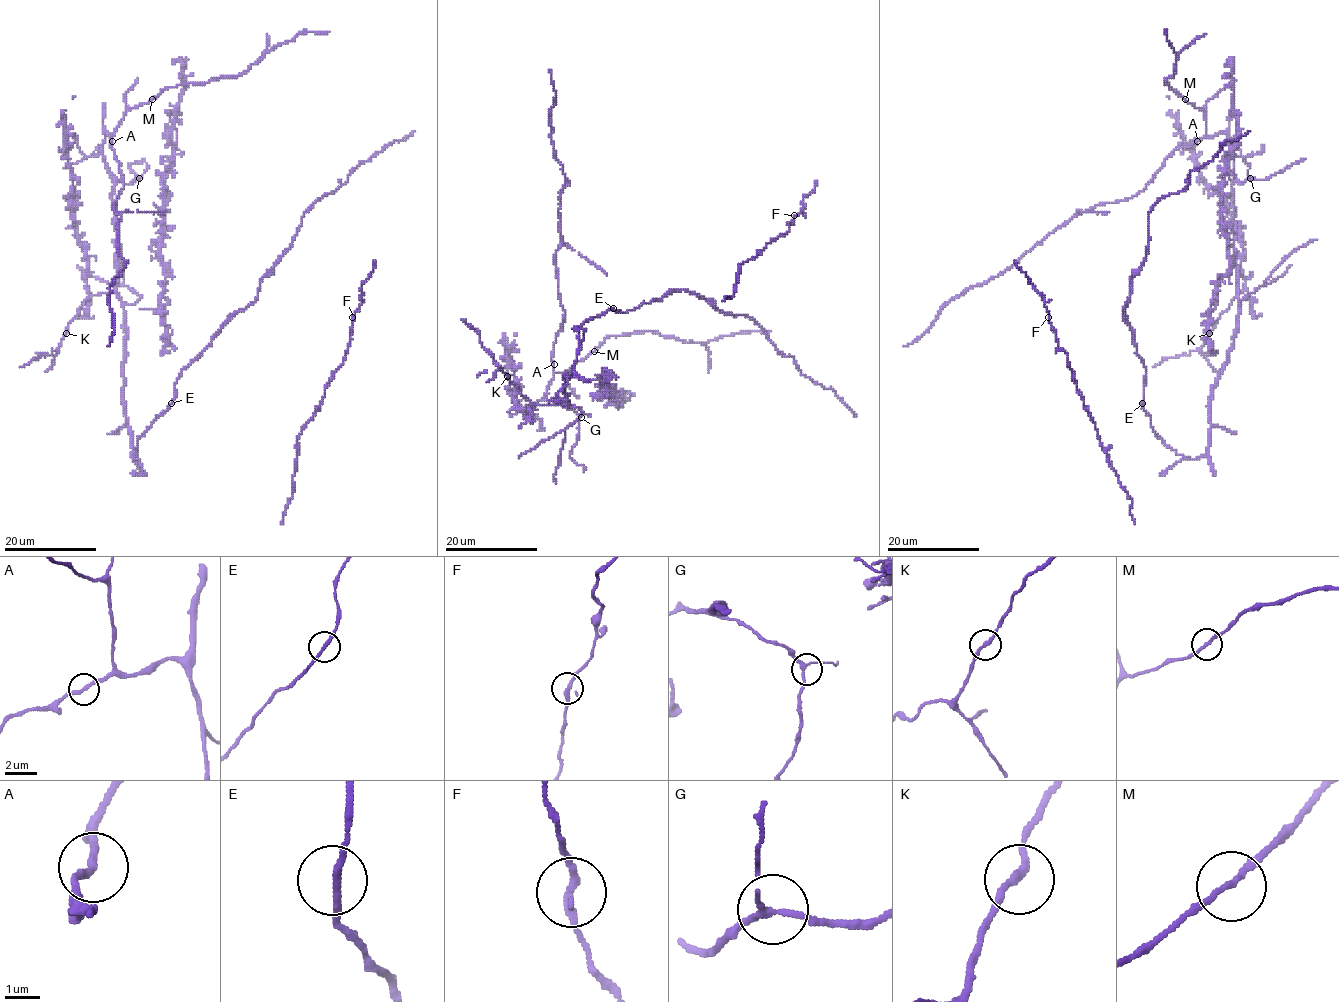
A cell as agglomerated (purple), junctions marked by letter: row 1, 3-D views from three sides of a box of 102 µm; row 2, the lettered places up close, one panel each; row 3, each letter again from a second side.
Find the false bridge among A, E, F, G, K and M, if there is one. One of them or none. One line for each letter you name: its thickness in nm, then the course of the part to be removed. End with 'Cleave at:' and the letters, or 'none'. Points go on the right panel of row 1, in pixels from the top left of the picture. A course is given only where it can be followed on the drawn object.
Cleave at: none

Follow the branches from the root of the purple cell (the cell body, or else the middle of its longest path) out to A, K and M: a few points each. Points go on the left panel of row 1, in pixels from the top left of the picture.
A: (125, 353), (123, 301), (117, 292), (114, 180), (102, 151), (105, 133), (112, 141)
K: (125, 353), (123, 301), (115, 293), (90, 296), (69, 324), (66, 334)
M: (125, 353), (123, 301), (117, 292), (114, 180), (102, 144), (104, 134), (114, 134), (127, 110), (152, 99)

